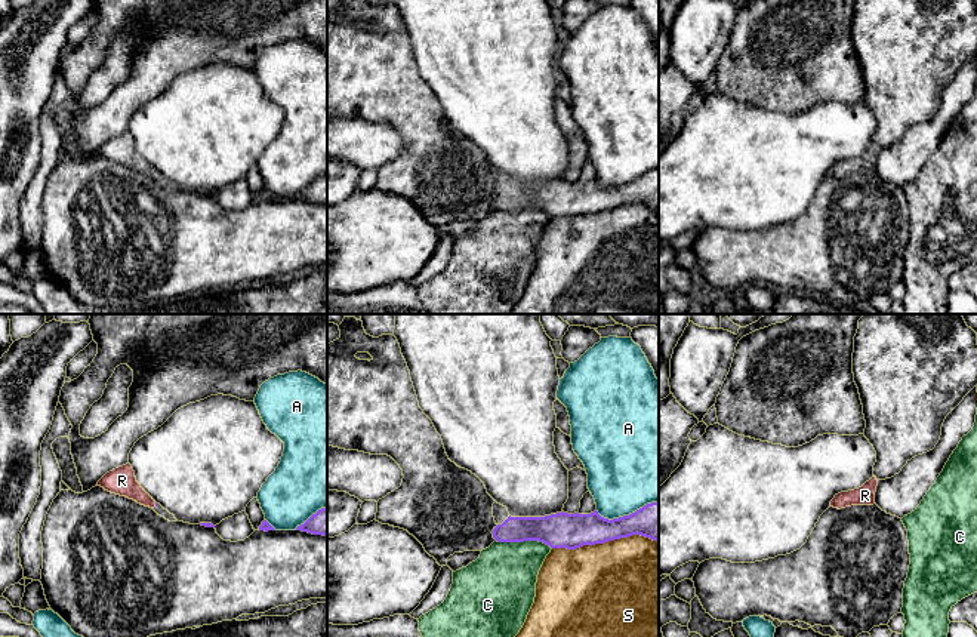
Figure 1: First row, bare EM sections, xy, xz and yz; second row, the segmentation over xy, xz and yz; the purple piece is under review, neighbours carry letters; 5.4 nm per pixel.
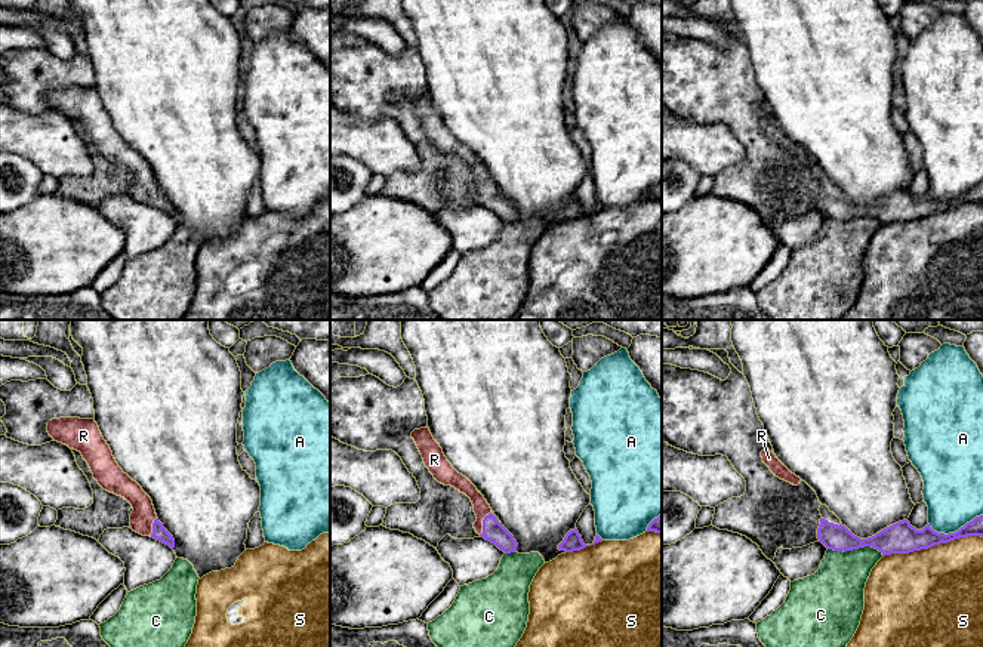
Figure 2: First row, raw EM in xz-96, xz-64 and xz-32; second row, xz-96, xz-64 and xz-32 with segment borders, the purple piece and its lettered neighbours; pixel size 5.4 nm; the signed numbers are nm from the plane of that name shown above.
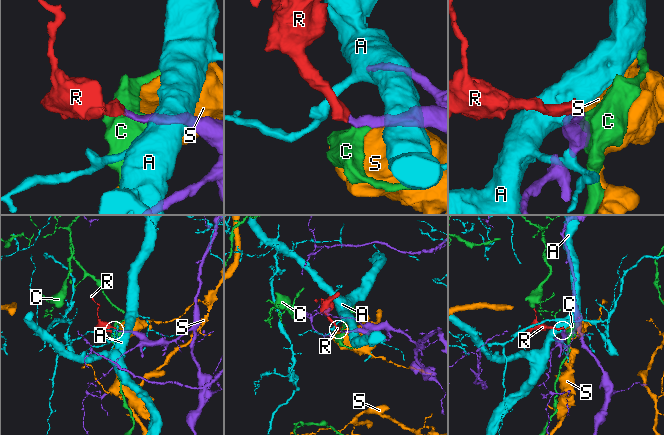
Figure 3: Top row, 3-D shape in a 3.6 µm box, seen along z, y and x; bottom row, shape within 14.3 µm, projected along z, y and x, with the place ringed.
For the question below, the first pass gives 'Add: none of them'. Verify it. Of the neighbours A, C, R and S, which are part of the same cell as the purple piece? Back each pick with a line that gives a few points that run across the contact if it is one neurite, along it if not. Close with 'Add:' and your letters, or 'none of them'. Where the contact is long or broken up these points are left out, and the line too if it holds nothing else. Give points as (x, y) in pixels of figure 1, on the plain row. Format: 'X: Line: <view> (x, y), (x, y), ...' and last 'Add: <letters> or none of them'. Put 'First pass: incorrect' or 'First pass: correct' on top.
First pass: incorrect
R: Line: xy (156, 171), (156, 174), (122, 148)
Add: R

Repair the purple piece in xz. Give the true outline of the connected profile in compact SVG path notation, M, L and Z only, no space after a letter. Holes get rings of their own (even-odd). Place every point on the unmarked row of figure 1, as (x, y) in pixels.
M651 170L629 184L604 187L591 182L557 181L545 185L508 185L493 197L497 210L539 209L551 216L576 218L583 213L641 203L659 209L659 170Z

